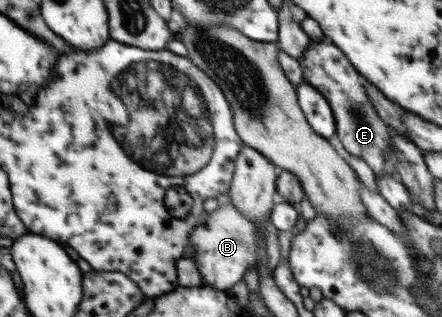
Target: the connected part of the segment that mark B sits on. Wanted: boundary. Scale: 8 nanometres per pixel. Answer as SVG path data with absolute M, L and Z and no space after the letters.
M228 193L218 195L220 208L206 216L206 223L194 228L190 234L190 245L194 251L194 261L200 275L201 286L230 292L234 284L245 279L248 269L256 269L259 259L258 230L252 220L248 220L236 205L232 204Z

